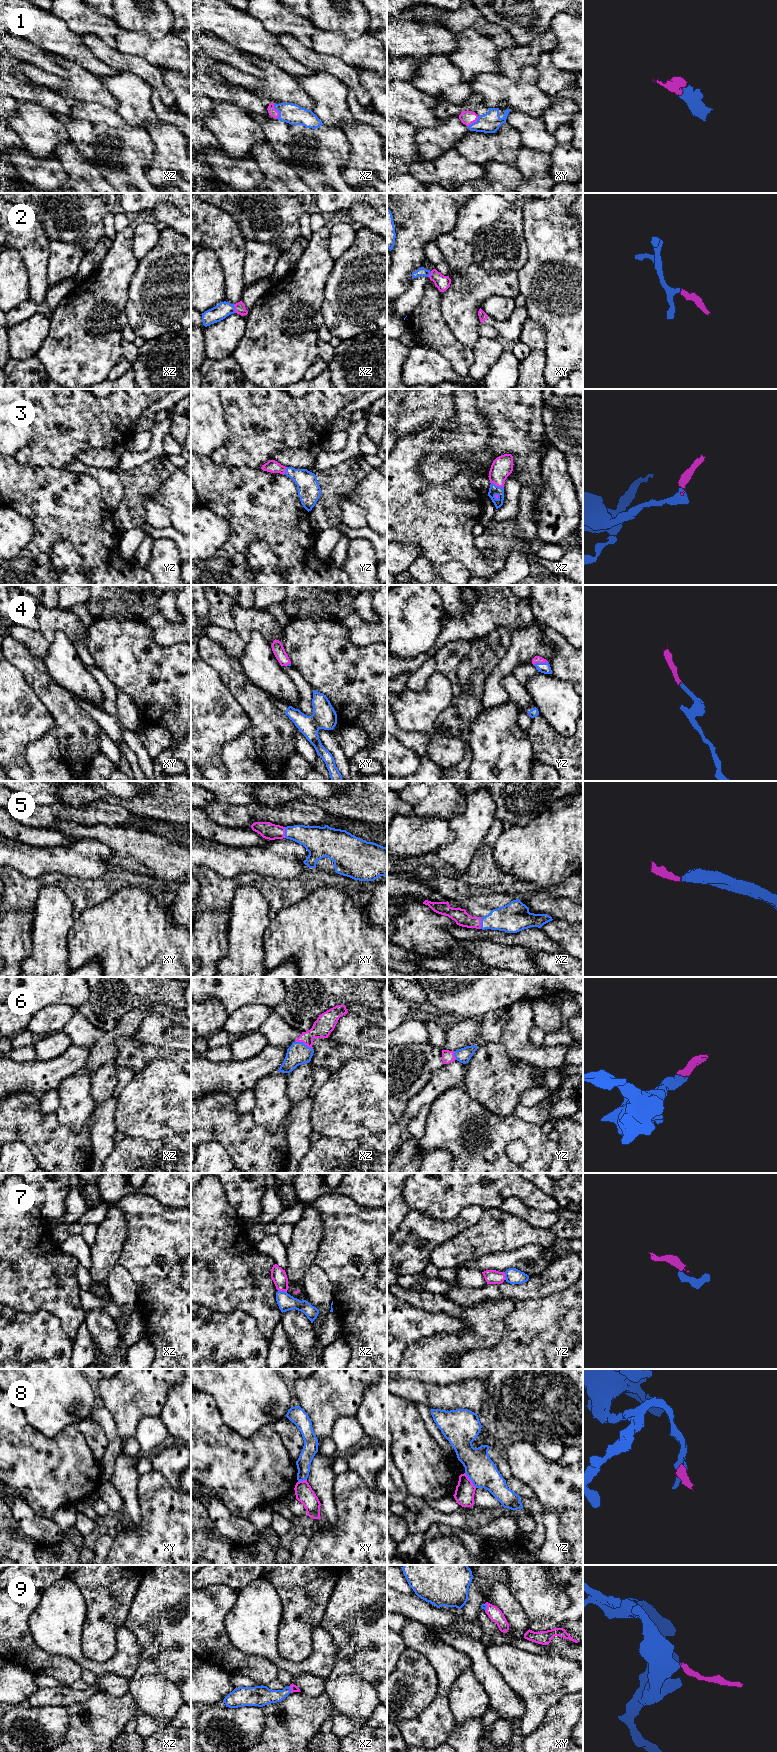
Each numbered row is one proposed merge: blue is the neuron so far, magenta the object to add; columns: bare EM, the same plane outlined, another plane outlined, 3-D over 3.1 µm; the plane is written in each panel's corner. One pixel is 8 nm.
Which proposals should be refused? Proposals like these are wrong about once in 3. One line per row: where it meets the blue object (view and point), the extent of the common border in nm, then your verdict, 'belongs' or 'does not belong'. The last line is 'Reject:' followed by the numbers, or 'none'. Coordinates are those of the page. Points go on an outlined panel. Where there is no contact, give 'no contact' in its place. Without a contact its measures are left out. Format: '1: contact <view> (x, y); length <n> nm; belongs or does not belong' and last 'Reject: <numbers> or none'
1: contact xz (277, 110); length 120 nm; belongs
2: contact xz (234, 308); length 70 nm; belongs
3: contact xz (497, 486); length 110 nm; belongs
4: contact yz (540, 663); length 120 nm; belongs
5: contact xz (481, 923); length 100 nm; belongs
6: contact xz (302, 1042); length 150 nm; belongs
7: contact xz (282, 1291); length 80 nm; does not belong
8: contact yz (470, 1479); length 160 nm; does not belong
9: contact xz (290, 1689); length 60 nm; belongs
Reject: 7, 8

